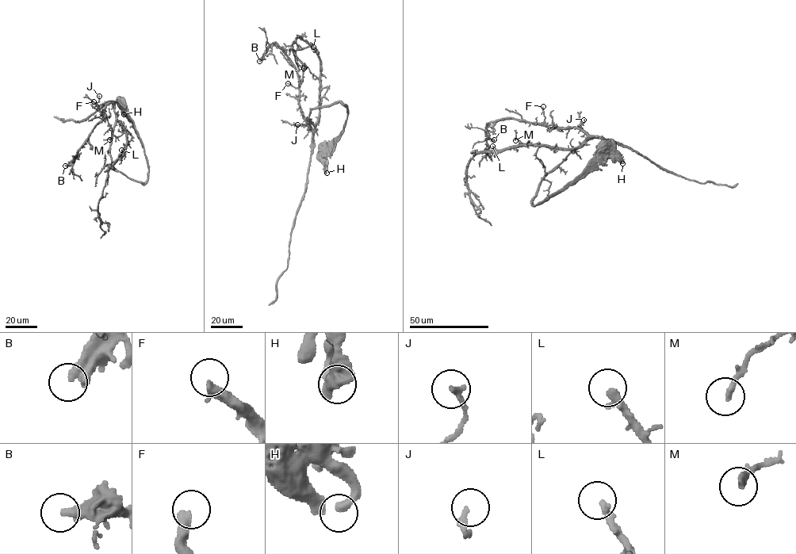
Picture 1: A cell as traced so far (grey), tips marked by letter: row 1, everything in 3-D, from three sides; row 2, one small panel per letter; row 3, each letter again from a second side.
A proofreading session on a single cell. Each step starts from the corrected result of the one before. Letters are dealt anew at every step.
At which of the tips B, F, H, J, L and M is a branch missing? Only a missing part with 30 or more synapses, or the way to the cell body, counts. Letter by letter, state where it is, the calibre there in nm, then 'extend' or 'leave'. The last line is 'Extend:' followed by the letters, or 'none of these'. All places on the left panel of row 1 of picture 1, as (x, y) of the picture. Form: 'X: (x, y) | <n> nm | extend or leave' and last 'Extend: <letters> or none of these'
B: (65, 166) | 460 nm | extend
F: (93, 101) | 400 nm | leave
H: (124, 114) | 400 nm | leave
J: (99, 96) | 200 nm | leave
L: (121, 150) | 280 nm | leave
M: (109, 139) | 280 nm | leave
Extend: B

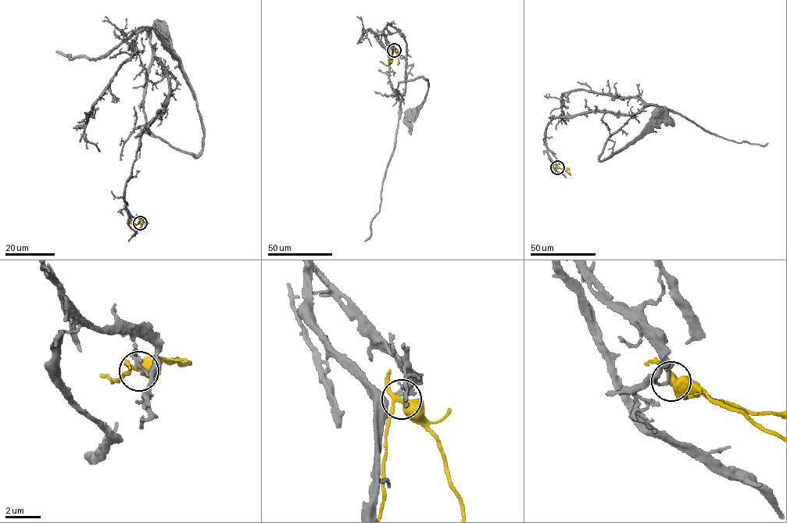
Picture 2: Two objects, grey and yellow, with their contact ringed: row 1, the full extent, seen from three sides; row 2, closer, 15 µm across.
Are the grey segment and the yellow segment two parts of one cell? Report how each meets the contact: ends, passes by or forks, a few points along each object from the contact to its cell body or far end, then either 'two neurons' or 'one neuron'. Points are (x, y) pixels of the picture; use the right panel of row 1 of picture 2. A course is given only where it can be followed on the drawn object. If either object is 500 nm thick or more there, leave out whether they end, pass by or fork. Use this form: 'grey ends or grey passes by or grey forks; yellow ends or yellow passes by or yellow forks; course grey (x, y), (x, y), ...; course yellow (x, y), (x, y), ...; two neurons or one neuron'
grey passes by; yellow forks; course grey (557, 167), (545, 138), (552, 120), (596, 112), (633, 115), (608, 138), (601, 161), (642, 137), (661, 113); course yellow (557, 167), (570, 175); two neurons

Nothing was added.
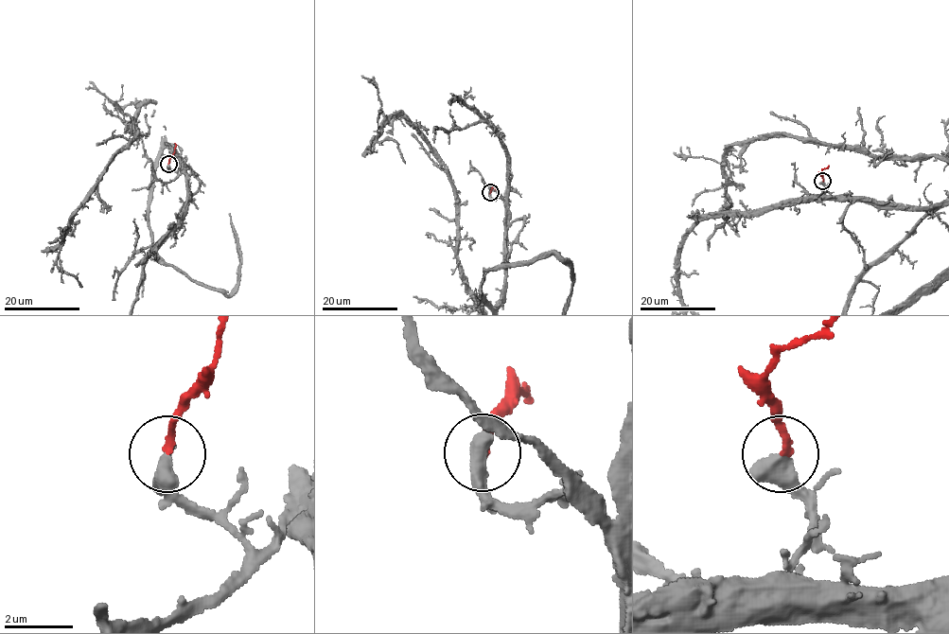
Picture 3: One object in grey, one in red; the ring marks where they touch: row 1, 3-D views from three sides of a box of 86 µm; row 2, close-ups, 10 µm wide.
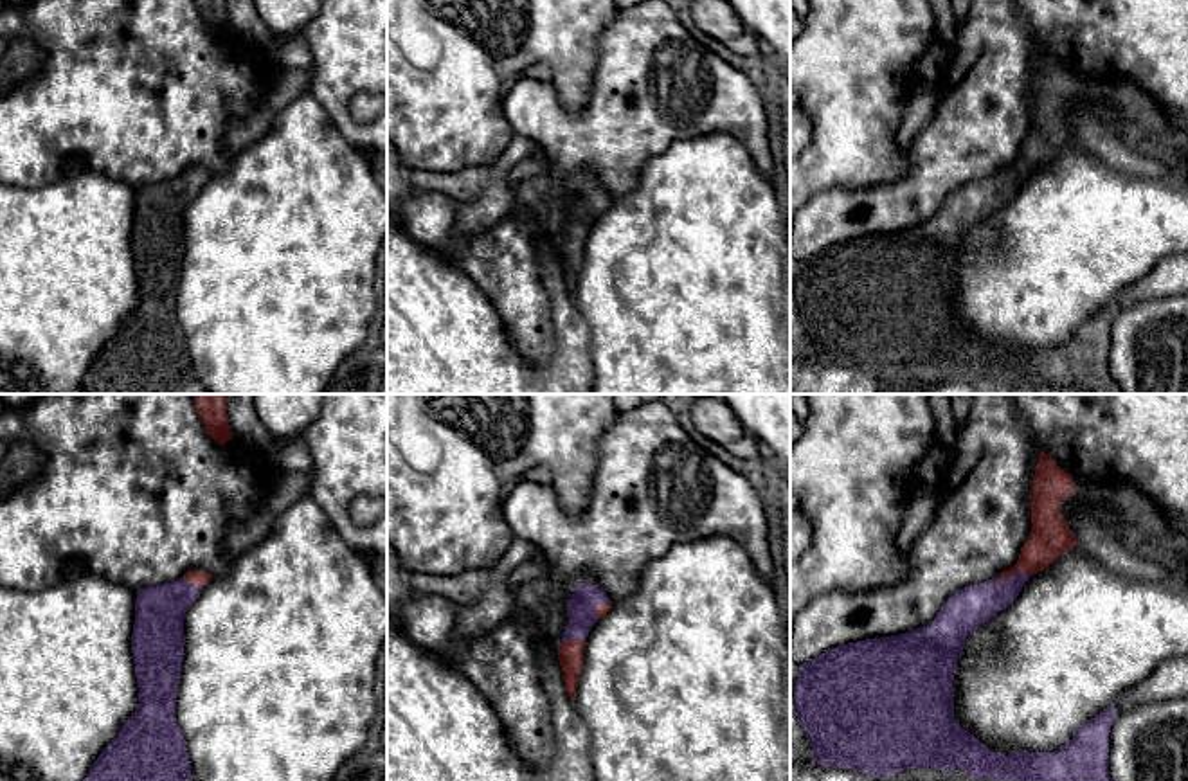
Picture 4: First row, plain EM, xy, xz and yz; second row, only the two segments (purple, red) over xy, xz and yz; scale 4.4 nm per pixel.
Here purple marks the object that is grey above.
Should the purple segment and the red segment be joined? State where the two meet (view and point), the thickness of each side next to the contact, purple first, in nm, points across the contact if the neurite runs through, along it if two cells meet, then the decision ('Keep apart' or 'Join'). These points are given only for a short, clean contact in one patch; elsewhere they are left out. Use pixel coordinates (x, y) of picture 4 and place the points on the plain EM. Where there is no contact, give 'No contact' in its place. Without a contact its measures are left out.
Touches purple at yz (1014, 170). Thickness 190 nm (purple) against 190 nm. Path across: yz (971, 204), (989, 195), (1014, 170), (1050, 134). Join

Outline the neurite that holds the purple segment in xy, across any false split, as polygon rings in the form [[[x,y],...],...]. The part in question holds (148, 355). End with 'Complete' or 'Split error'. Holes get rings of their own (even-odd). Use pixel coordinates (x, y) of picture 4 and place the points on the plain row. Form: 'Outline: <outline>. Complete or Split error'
Outline: [[[189,167],[176,178],[137,187],[131,248],[139,304],[88,367],[81,385],[85,394],[180,394],[191,380],[191,356],[175,315],[185,241],[184,212],[211,176],[205,167]]]. Split error

